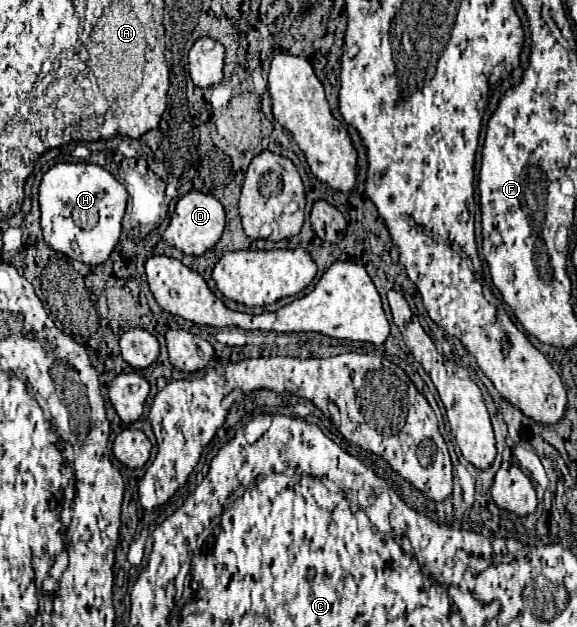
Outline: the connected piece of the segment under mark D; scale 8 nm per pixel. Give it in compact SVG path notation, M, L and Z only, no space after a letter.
M191 191L177 201L175 213L171 215L169 227L163 233L163 241L185 255L203 255L209 251L221 237L225 227L225 211L223 205L213 195L203 195L199 191Z

